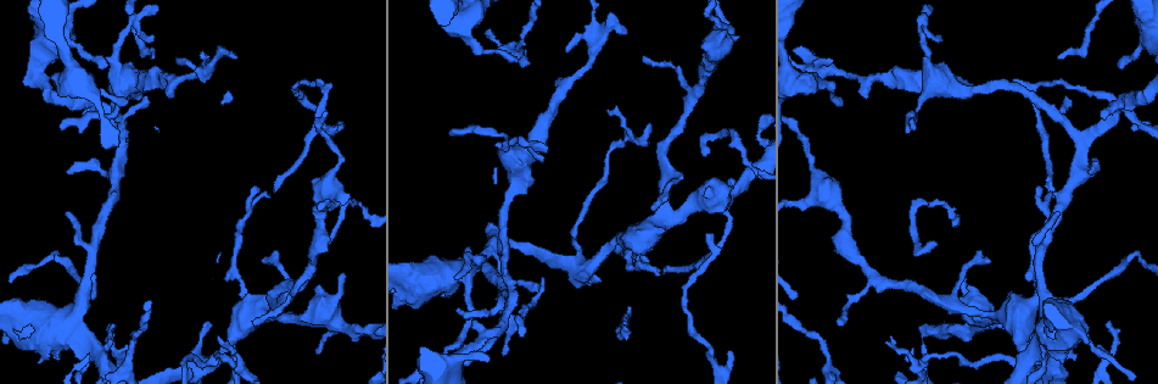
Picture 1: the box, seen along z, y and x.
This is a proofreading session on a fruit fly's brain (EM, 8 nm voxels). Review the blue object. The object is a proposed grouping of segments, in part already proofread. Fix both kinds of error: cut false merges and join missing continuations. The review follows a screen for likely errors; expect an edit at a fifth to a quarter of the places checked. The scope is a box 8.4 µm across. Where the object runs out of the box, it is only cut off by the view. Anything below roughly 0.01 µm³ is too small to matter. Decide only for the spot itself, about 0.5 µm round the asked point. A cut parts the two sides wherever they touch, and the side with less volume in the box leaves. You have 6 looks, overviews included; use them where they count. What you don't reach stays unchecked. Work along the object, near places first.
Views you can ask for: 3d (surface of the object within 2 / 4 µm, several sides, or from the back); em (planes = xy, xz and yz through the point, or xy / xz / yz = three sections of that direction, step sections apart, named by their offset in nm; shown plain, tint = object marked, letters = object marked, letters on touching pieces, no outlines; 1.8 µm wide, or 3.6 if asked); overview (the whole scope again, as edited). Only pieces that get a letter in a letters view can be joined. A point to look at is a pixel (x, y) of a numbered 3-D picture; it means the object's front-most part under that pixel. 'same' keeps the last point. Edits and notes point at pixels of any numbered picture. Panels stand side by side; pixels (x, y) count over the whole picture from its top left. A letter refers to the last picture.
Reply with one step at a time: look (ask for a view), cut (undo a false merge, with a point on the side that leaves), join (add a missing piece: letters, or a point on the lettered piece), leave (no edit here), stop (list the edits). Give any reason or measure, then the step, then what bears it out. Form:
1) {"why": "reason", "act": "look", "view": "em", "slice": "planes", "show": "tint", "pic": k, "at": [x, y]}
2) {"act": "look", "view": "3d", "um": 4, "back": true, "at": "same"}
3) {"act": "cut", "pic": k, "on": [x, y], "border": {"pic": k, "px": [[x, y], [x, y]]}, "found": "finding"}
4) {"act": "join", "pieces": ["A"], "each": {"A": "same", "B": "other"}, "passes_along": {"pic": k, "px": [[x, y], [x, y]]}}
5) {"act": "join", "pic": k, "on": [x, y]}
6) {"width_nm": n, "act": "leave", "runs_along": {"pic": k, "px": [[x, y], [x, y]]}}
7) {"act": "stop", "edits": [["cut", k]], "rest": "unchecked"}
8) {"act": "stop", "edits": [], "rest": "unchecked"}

{"why": "thin end", "act": "look", "view": "3d", "um": 2, "pic": 1, "at": [703, 155]}

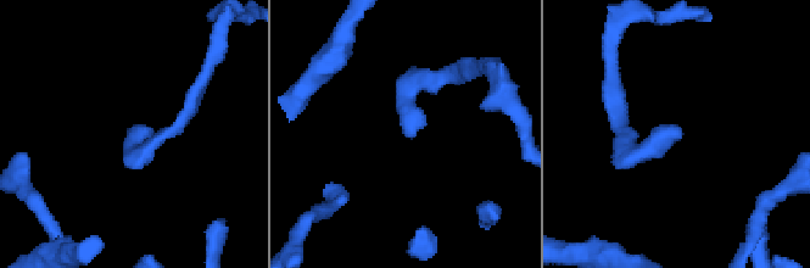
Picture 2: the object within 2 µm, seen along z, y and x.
{"why": "need the tissue", "act": "look", "view": "em", "slice": "yz", "step": 8, "show": "letters", "pic": 2, "at": [127, 129]}

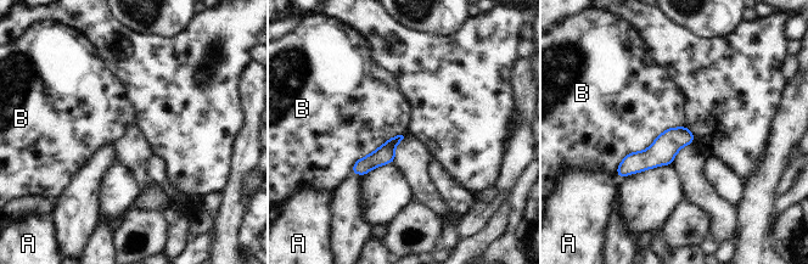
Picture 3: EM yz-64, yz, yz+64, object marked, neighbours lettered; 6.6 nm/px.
{"why": "cut it another way", "act": "look", "view": "em", "slice": "planes", "show": "letters", "at": "same"}

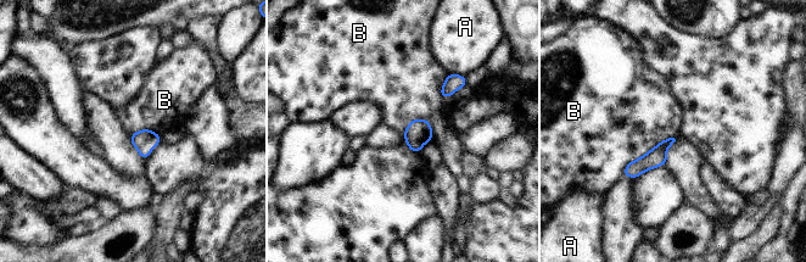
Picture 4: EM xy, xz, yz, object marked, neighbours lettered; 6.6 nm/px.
{"longest_contact_nm": ["B", 440], "act": "leave", "each": {"A": "other", "B": "other"}, "border": {"pic": 4, "px": [[676, 134], [632, 160], [622, 174]]}, "found": "no lettered piece goes on from it"}

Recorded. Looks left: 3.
{"why": "sudden change in width", "act": "look", "view": "em", "slice": "xy", "step": 8, "show": "tint", "pic": 1, "at": [515, 49]}

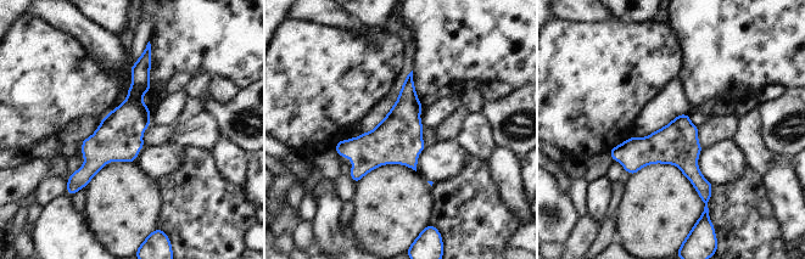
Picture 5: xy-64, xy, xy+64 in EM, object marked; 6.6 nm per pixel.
{"why": "cut it another way", "act": "look", "view": "em", "slice": "planes", "show": "letters", "at": "same"}

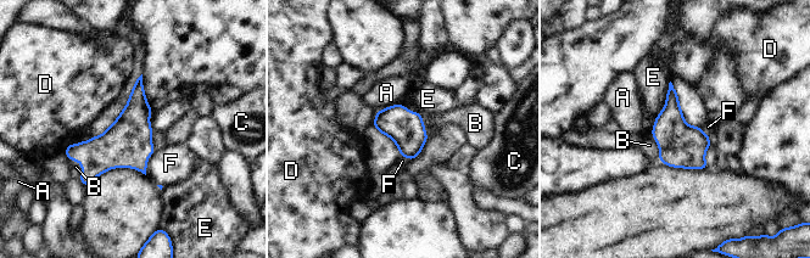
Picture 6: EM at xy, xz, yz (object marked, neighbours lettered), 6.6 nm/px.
{"width_nm": 240, "act": "leave", "each": {"A": "other", "B": "other", "C": "other", "D": "other", "E": "other", "F": "other"}, "border": {"pic": 6, "px": [[652, 135], [658, 146], [659, 158]]}, "found": "one neuron here"}

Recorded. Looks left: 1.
{"act": "look", "view": "em", "slice": "planes", "show": "letters", "pic": 1, "at": [58, 127]}

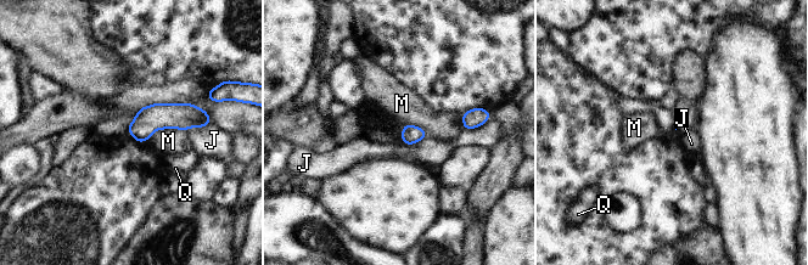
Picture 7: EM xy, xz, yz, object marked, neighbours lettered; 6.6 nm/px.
{"act": "leave", "each": {"J": "other", "M": "other", "Q": "other"}, "runs_along": {"pic": 7, "px": [[198, 119], [150, 118], [132, 130]]}, "found": "none of them fits"}

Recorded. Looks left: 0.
{"act": "stop", "edits": [], "rest": "unchecked"}

